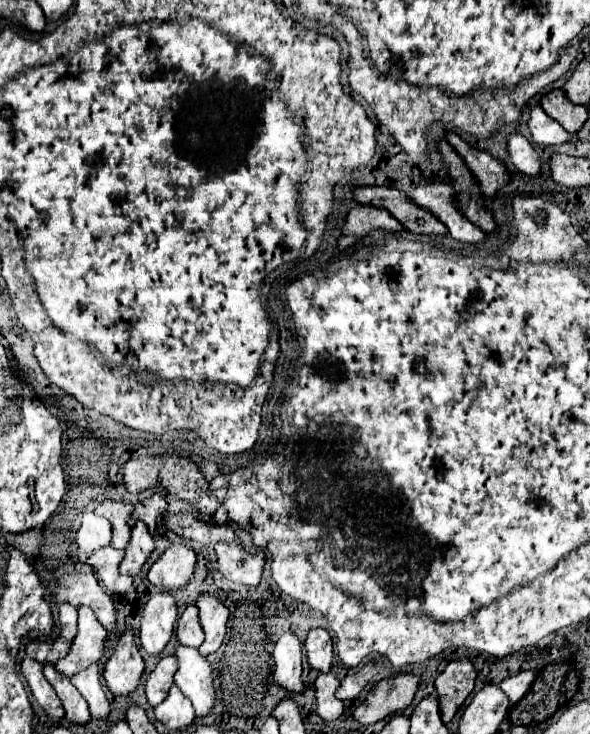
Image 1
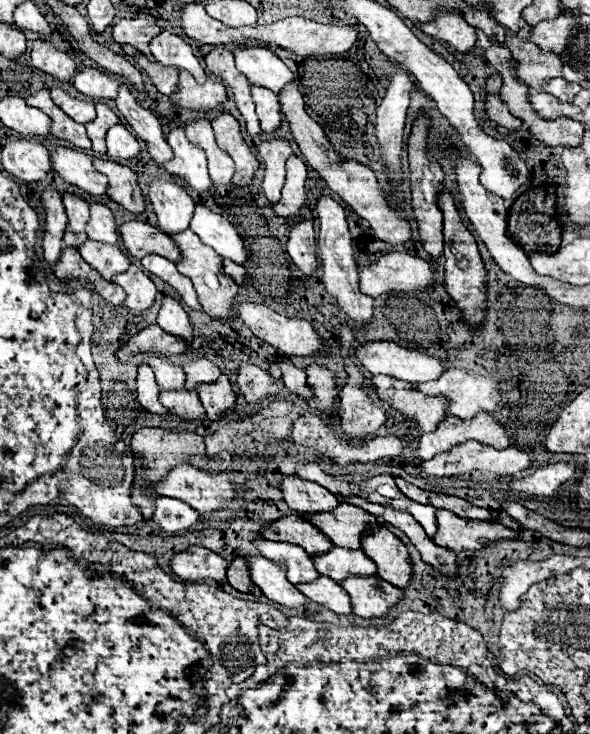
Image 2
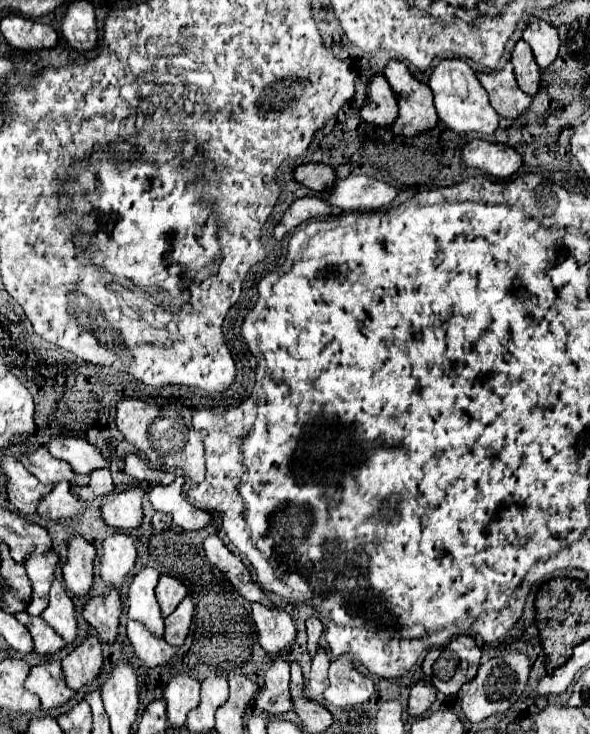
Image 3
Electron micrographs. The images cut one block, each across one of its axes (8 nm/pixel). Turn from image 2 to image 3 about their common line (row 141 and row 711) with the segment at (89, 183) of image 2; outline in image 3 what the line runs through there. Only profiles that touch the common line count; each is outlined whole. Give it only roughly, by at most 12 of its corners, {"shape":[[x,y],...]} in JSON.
{"shape":[[56,658],[32,666],[26,688],[44,712],[62,706],[74,692],[62,680]]}

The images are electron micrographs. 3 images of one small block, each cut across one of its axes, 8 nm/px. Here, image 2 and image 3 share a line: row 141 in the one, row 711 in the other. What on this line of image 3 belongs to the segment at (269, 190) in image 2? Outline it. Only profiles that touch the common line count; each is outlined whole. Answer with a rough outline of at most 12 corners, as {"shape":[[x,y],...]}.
{"shape":[[278,656],[264,676],[256,706],[268,714],[292,710],[290,662]]}

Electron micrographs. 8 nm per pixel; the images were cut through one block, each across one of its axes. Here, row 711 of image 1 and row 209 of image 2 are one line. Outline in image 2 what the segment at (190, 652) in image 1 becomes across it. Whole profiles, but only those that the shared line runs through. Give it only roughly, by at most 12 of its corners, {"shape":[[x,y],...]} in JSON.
{"shape":[[196,204],[190,230],[236,264],[246,262],[236,228]]}

